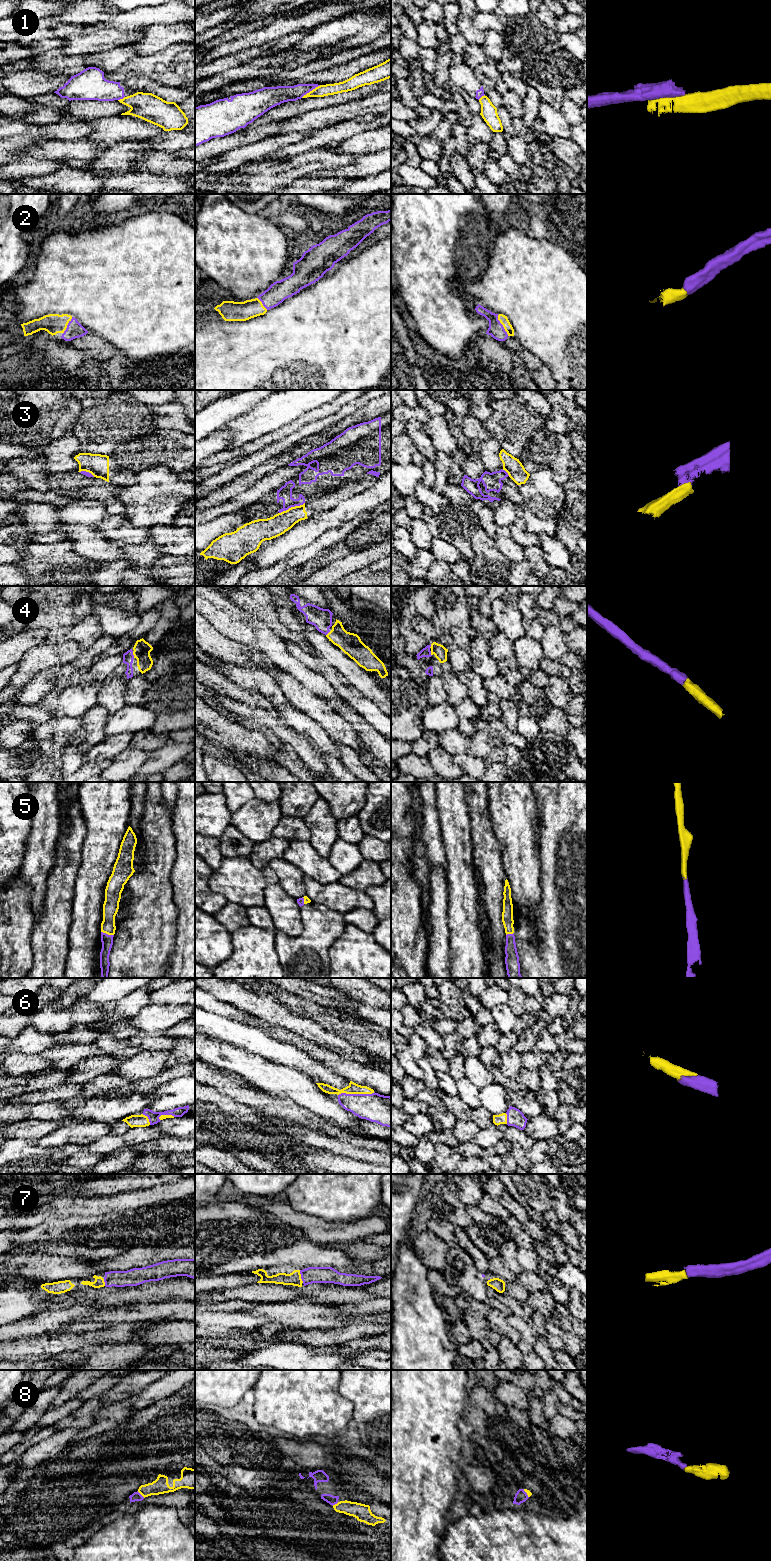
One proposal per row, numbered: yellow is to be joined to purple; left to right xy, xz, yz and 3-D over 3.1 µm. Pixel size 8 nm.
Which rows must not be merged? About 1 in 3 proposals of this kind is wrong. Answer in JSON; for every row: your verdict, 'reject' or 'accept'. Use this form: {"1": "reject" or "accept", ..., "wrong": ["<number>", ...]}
{"1": "reject", "2": "accept", "3": "reject", "4": "accept", "5": "accept", "6": "accept", "7": "accept", "8": "accept", "wrong": ["1", "3"]}

